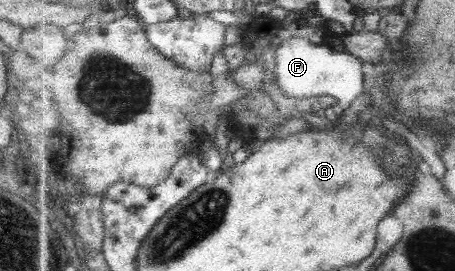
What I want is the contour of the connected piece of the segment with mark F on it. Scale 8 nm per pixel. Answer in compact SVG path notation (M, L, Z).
M299 36L283 38L277 51L275 75L278 91L283 99L293 100L303 97L330 95L335 99L334 105L324 111L326 124L338 124L334 119L340 119L346 109L365 92L363 61L346 51L336 51L326 45L316 45L310 40Z

